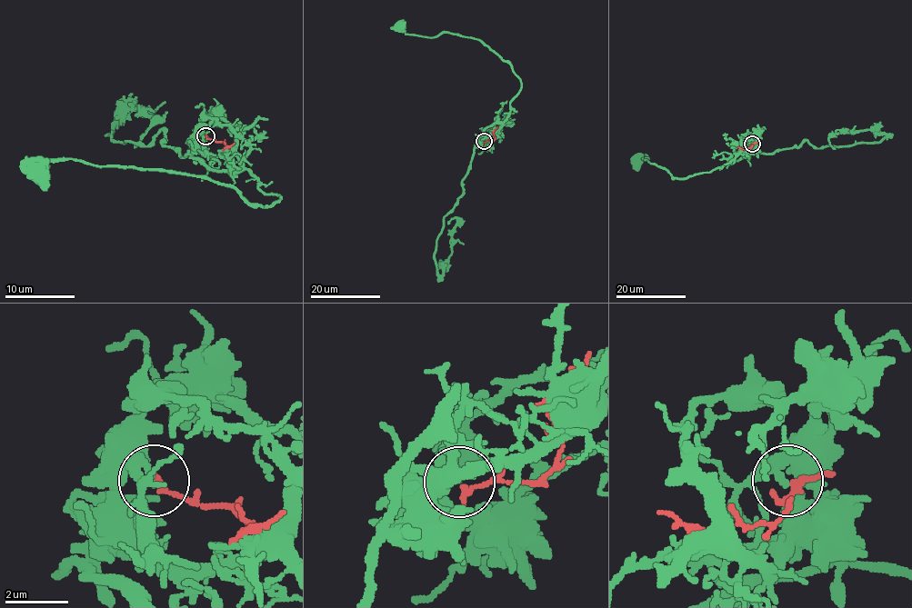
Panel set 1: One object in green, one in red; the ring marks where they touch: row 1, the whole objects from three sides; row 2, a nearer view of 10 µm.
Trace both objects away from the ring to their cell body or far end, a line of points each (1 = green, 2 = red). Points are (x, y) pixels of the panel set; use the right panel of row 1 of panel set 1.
1: (752, 144), (746, 145), (745, 154), (686, 178), (674, 178), (644, 159), (646, 154), (636, 160)
2: (752, 144), (750, 148), (737, 147)

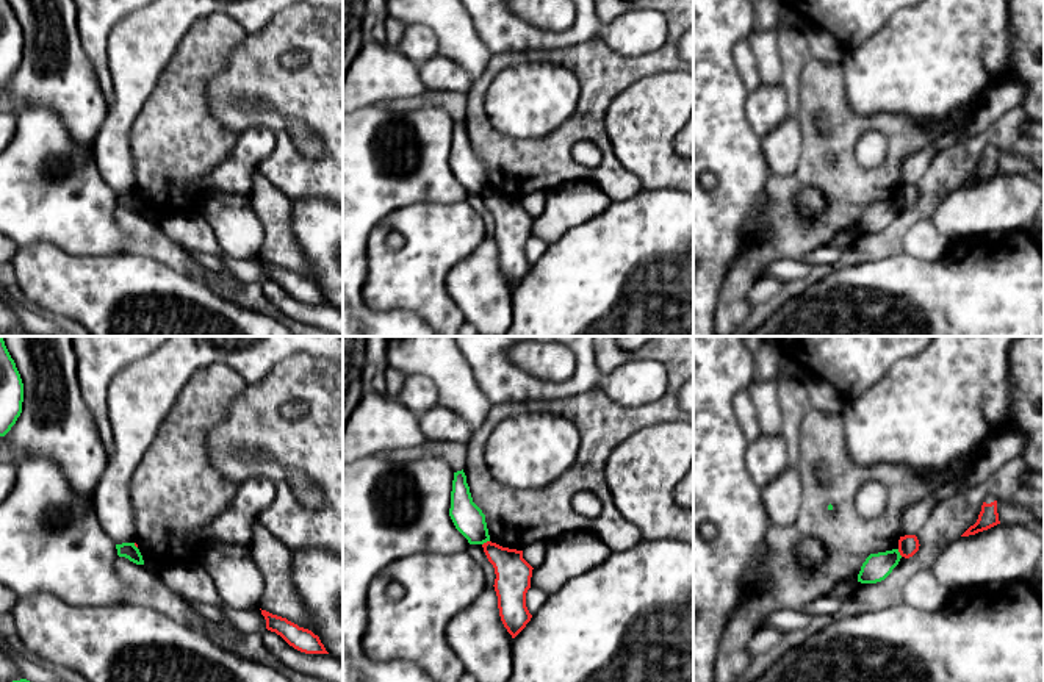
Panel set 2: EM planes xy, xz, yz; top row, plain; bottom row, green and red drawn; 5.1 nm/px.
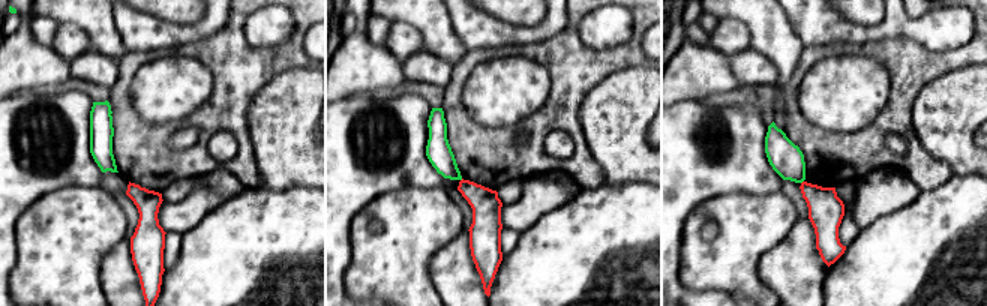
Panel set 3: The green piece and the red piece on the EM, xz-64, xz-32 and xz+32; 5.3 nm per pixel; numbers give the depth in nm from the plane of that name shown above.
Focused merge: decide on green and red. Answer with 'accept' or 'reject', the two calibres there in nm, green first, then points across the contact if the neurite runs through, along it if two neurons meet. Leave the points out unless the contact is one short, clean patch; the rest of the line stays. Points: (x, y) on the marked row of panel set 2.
reject | 160/180 nm | along xz (489, 540), (482, 545)

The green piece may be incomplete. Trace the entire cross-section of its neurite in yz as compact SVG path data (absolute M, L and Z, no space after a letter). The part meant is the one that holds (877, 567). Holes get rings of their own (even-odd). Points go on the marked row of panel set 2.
M898 549L870 554L861 566L858 582L877 583L884 580L892 569L898 565L902 555Z

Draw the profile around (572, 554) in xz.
M592 532L562 533L545 546L545 560L532 569L531 587L548 594L604 563L610 555L609 547Z

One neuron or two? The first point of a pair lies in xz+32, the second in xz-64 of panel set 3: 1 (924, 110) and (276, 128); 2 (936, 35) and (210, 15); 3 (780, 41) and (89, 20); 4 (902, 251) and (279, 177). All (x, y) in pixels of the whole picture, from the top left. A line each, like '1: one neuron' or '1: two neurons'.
1: one neuron
2: one neuron
3: one neuron
4: two neurons

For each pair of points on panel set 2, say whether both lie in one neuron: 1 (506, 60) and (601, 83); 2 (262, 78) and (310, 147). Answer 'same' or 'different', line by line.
1: same
2: different

